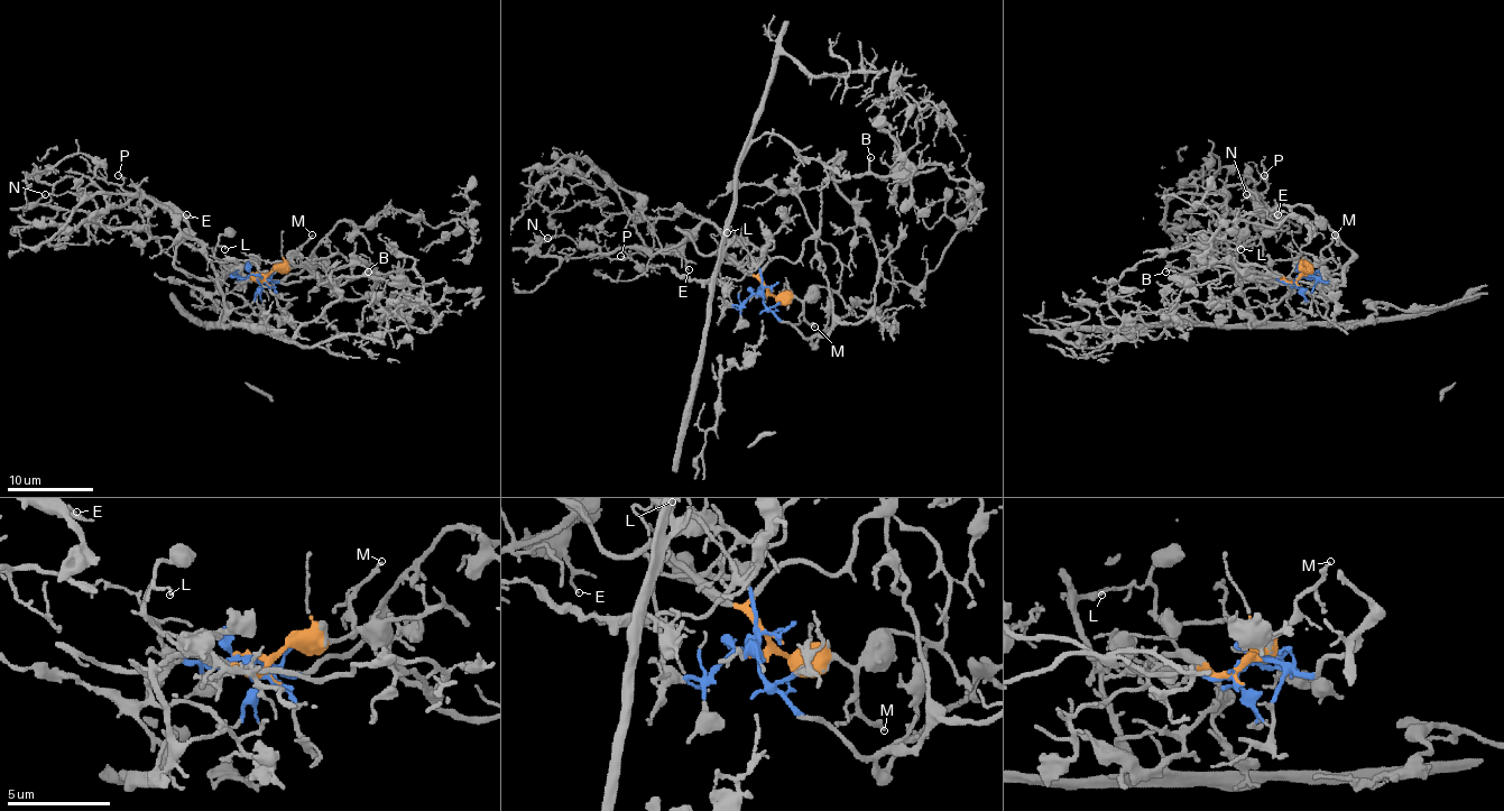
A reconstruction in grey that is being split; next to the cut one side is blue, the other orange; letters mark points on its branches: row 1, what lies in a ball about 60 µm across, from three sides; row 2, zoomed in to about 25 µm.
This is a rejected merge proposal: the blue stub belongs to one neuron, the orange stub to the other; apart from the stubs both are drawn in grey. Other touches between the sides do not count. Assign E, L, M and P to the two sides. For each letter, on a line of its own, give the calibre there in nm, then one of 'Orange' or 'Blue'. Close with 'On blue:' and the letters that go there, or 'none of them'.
E: Thickness 120 nm. Orange
L: Thickness 110 nm. Blue
M: Thickness 200 nm. Orange
P: Thickness 150 nm. Orange
On blue: L

